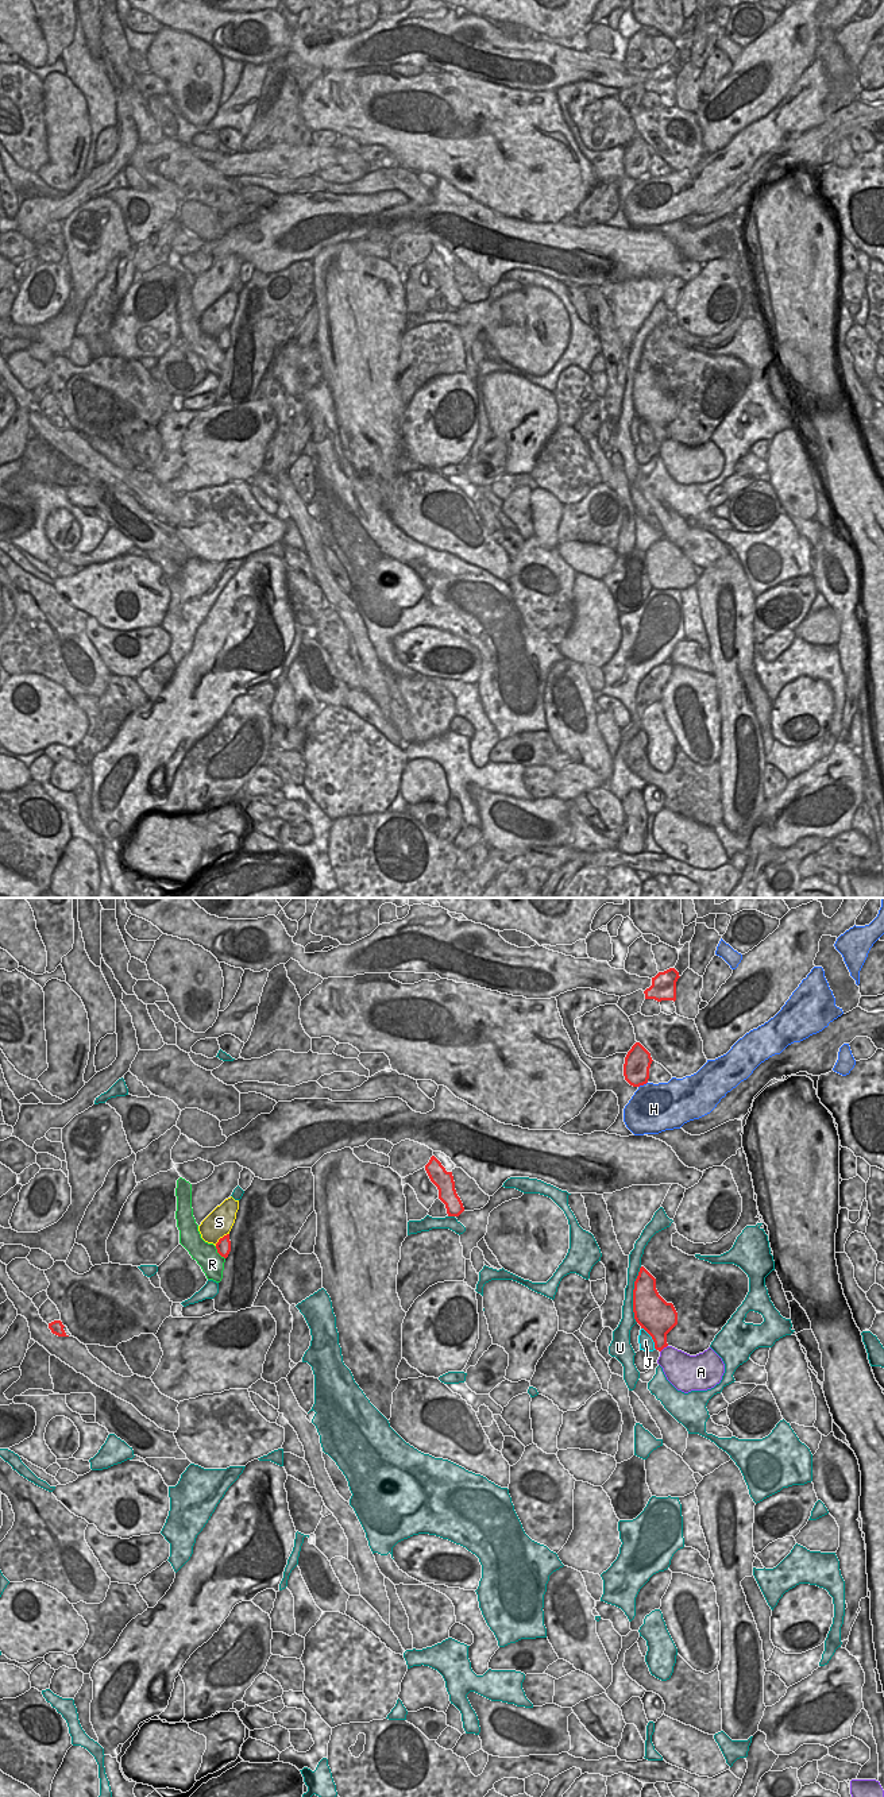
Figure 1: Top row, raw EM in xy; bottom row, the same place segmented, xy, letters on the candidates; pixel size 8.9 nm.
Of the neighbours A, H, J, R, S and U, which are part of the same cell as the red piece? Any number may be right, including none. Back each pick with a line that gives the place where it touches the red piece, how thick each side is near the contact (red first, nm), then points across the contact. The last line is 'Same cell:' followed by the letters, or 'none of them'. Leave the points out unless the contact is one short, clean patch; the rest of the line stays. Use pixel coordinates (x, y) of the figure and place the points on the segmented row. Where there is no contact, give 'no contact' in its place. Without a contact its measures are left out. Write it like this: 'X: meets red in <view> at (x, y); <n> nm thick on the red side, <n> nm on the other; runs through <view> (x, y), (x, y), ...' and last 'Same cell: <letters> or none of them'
Same cell: none of them

